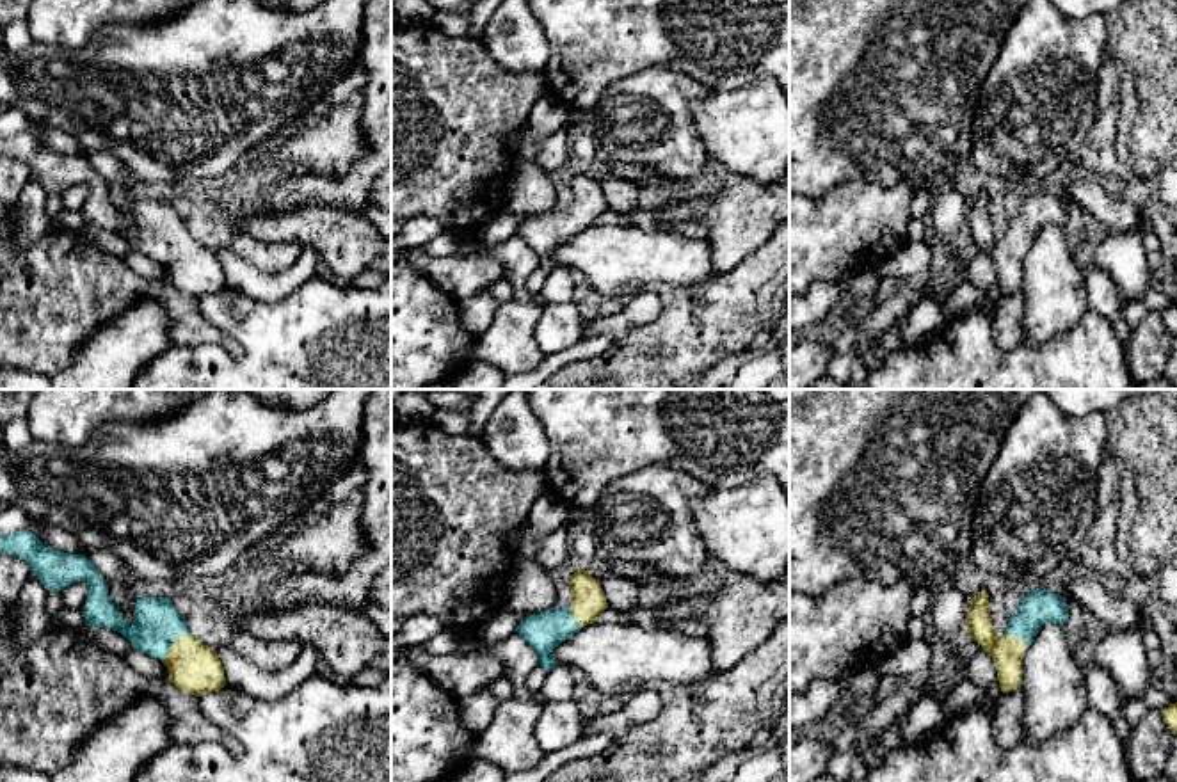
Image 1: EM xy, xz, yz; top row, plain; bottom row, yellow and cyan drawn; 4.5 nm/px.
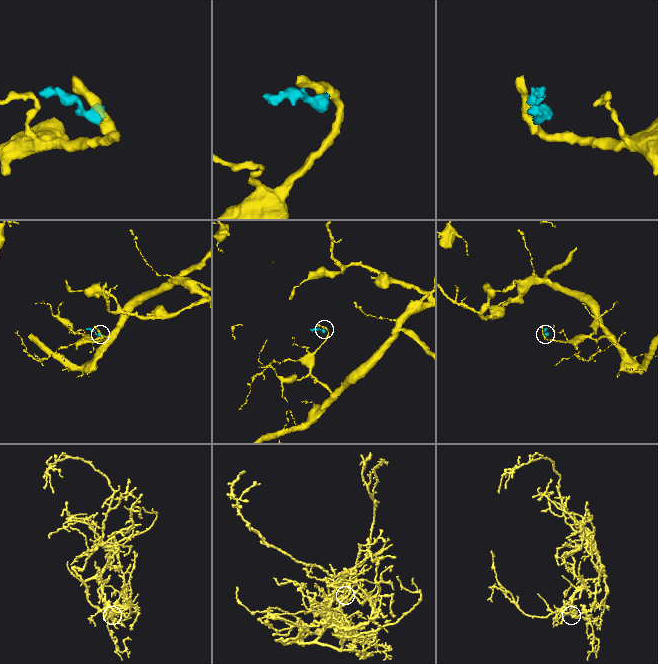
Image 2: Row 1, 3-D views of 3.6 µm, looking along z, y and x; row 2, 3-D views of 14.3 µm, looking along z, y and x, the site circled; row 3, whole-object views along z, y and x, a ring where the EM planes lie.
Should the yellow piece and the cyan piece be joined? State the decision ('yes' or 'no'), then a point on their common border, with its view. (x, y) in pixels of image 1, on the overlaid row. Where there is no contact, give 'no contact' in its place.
yes; meets yellow in xy at (175, 642)

